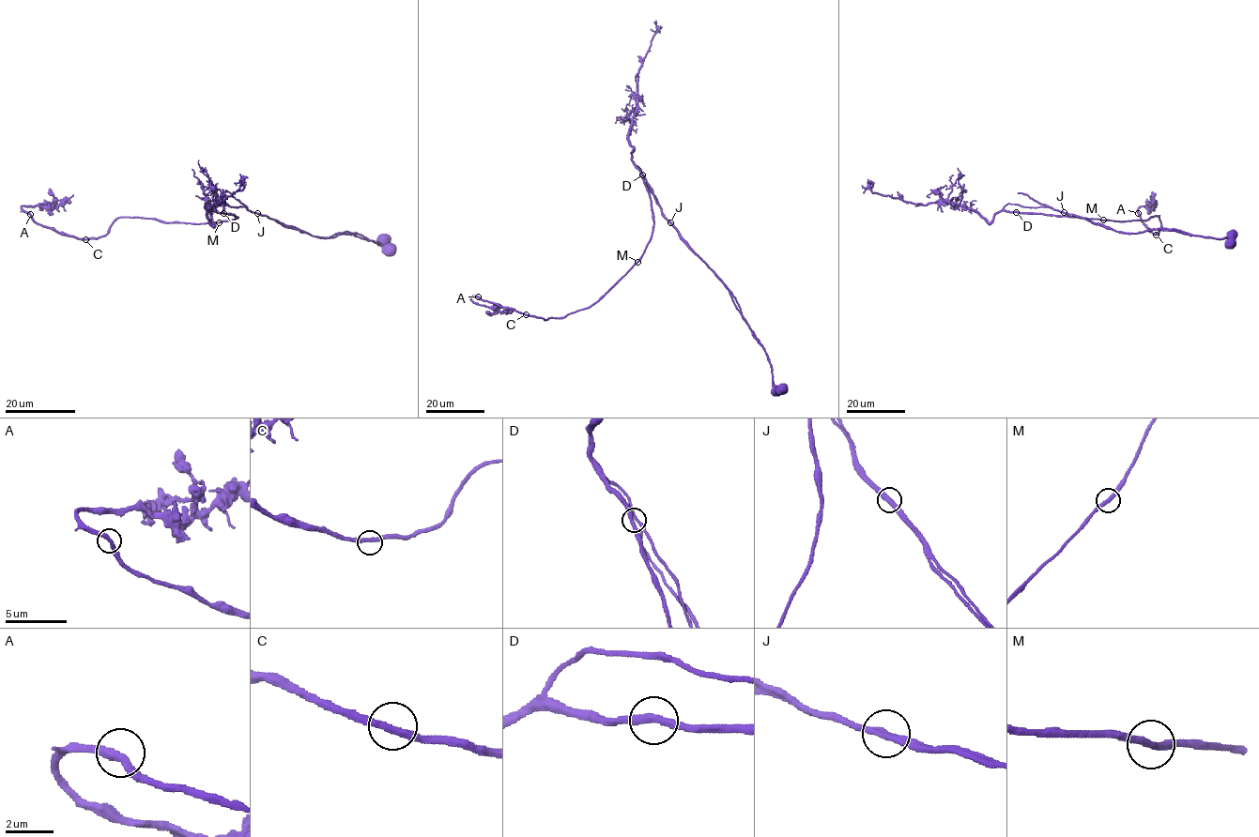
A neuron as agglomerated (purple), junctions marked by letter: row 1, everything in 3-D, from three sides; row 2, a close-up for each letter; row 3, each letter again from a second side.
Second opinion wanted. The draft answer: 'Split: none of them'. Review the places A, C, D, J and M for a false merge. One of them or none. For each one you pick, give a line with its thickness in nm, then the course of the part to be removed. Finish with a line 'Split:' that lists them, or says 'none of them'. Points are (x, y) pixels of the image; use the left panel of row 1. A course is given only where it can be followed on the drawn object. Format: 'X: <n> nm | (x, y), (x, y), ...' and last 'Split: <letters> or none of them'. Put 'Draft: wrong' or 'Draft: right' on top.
Draft: wrong
J: 320 nm | (257, 213), (322, 238), (332, 238), (344, 232), (356, 233), (394, 252)
Split: J

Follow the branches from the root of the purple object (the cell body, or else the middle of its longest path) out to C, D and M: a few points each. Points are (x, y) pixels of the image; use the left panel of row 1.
C: (389, 251), (355, 235), (315, 237), (223, 203), (214, 209), (237, 218), (119, 217), (85, 239)
D: (389, 251), (355, 235), (315, 237), (245, 206), (218, 203), (214, 209), (223, 213)
M: (389, 251), (355, 235), (315, 237), (245, 206), (218, 203), (216, 211), (237, 218), (219, 222)

